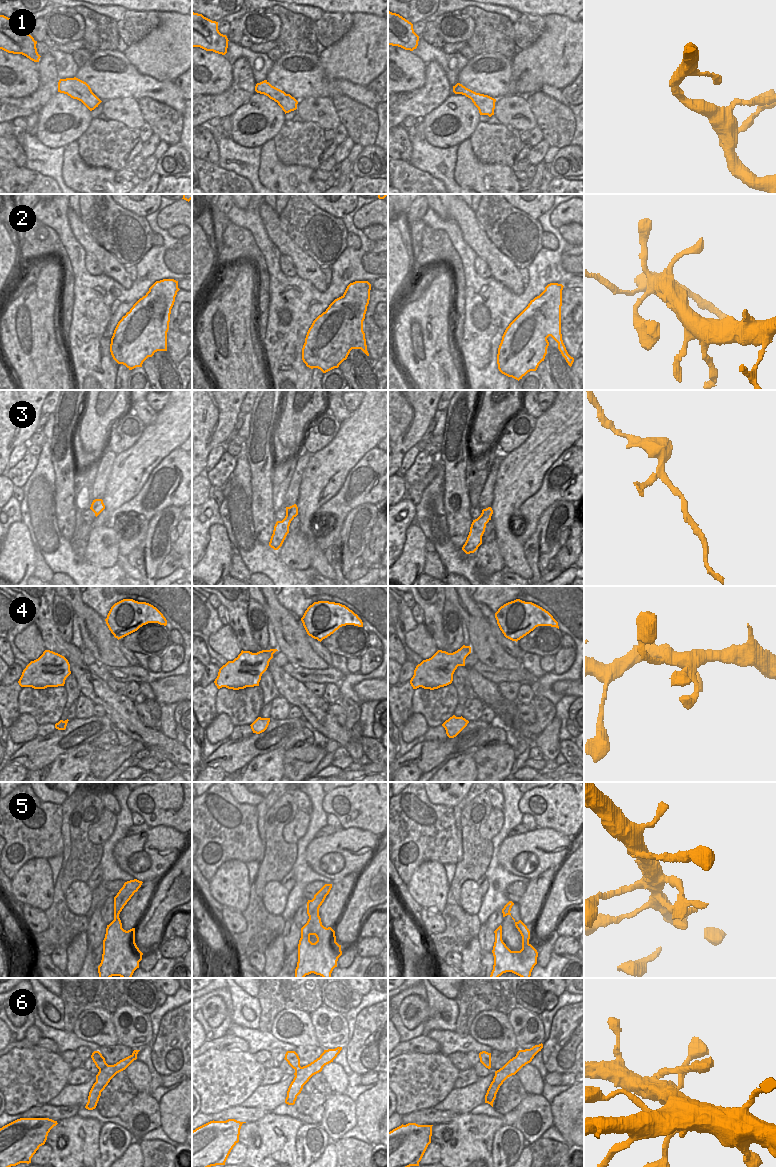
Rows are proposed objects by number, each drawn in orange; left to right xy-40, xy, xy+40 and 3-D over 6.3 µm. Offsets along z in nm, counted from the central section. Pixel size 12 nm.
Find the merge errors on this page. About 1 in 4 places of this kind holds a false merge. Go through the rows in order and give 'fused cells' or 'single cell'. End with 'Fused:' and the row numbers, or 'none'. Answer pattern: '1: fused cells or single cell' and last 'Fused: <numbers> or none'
1: single cell
2: single cell
3: single cell
4: single cell
5: single cell
6: single cell
Fused: none

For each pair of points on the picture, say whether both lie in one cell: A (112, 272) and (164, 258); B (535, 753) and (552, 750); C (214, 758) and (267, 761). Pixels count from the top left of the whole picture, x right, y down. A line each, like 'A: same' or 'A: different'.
A: different
B: different
C: different

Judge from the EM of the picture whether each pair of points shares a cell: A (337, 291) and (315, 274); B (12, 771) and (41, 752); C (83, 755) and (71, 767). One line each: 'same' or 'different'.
A: different
B: different
C: same

